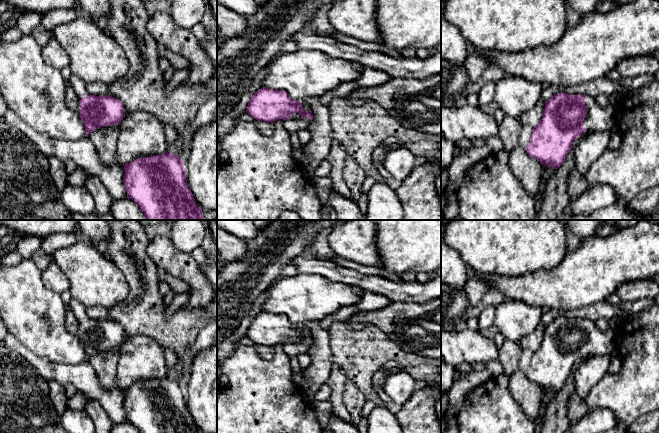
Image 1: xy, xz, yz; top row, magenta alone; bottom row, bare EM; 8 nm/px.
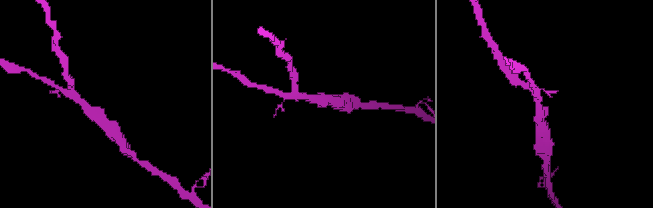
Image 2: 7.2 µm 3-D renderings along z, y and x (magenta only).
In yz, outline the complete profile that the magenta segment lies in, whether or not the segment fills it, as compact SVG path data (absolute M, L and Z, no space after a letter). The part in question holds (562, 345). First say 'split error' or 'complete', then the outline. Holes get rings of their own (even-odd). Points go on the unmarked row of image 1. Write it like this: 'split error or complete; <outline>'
split error; M554 318L545 326L542 343L533 352L527 378L544 390L558 393L571 374L574 365L586 355L611 356L615 352L615 334L609 329L600 331L595 322L588 319Z

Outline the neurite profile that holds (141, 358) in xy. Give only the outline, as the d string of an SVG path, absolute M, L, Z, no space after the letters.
M130 336L120 347L116 383L127 388L141 381L165 378L170 375L164 358L164 348L144 336Z

